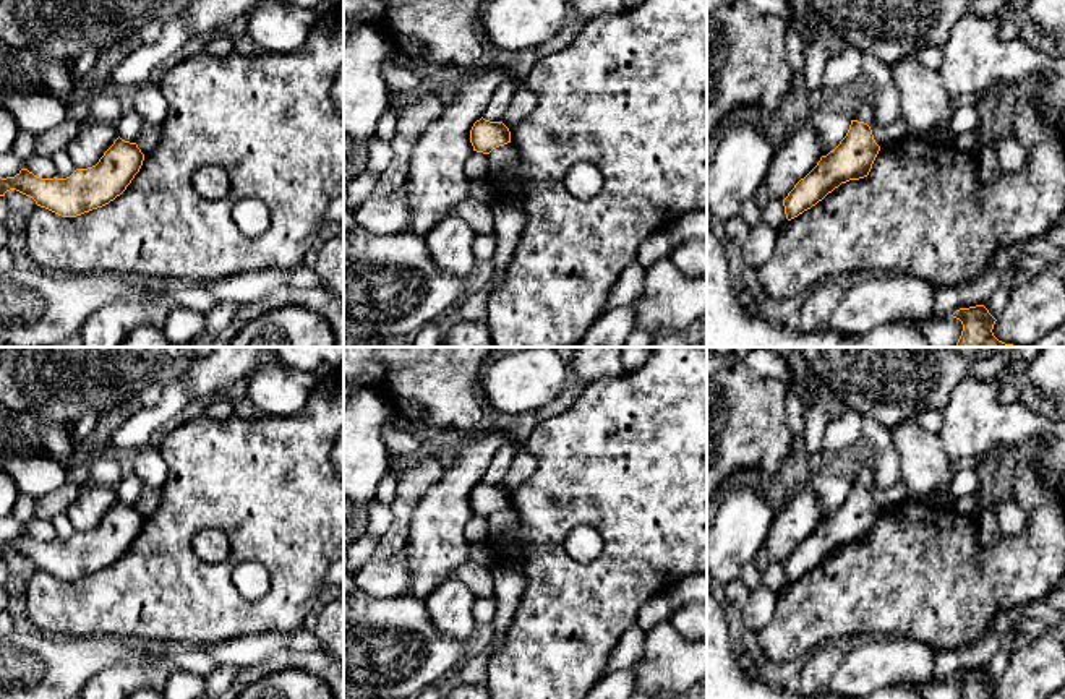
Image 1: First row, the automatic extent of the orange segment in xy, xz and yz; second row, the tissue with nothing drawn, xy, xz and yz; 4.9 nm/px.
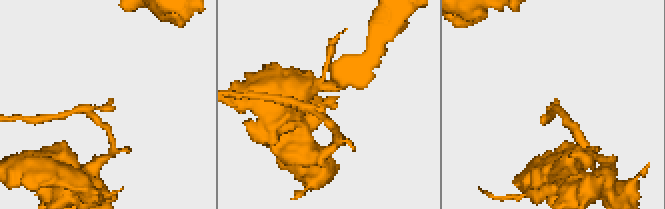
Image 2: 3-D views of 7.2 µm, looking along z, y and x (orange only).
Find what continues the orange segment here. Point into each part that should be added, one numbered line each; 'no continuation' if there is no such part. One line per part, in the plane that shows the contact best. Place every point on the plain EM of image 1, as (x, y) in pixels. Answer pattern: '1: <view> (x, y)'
no continuation

